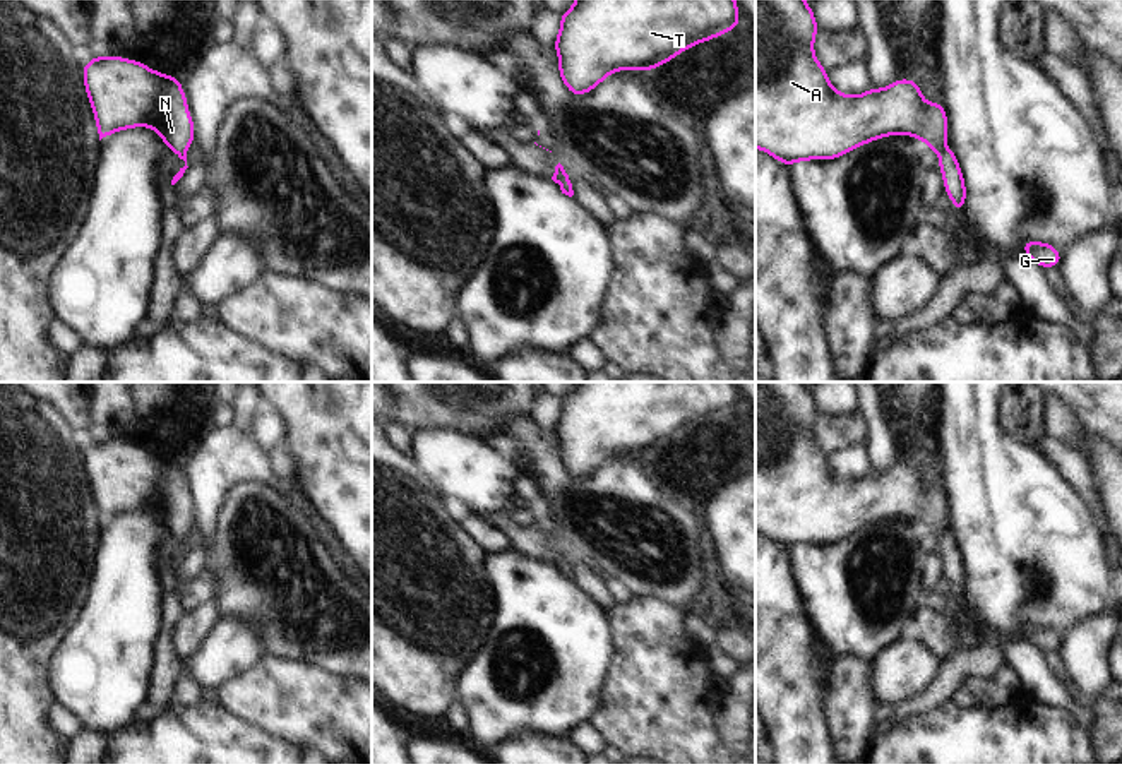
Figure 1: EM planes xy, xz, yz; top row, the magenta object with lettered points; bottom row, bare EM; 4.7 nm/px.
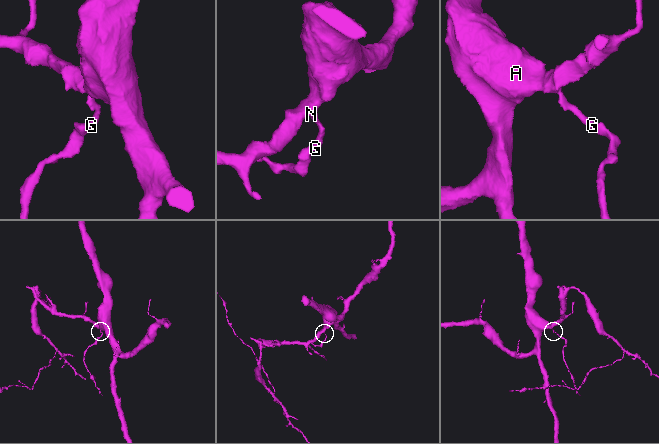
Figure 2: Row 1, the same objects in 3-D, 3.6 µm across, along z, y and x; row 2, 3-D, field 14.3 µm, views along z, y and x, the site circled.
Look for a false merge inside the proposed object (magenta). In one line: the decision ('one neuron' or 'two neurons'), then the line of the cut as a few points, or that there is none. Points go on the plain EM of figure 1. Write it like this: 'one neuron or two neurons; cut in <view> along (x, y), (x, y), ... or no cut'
one neuron; no cut

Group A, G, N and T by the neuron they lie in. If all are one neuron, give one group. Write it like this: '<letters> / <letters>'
A G N T

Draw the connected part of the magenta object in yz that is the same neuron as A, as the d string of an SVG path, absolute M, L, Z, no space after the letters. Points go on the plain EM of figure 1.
M755 382L755 533L767 536L785 550L797 545L831 545L851 536L872 524L889 519L916 521L939 538L939 553L944 564L944 577L951 581L952 593L966 593L966 565L952 531L944 531L949 519L949 504L940 485L927 488L923 475L910 463L896 463L887 471L868 471L863 478L848 480L834 473L827 456L817 444L814 423L819 416L812 389L803 382Z

